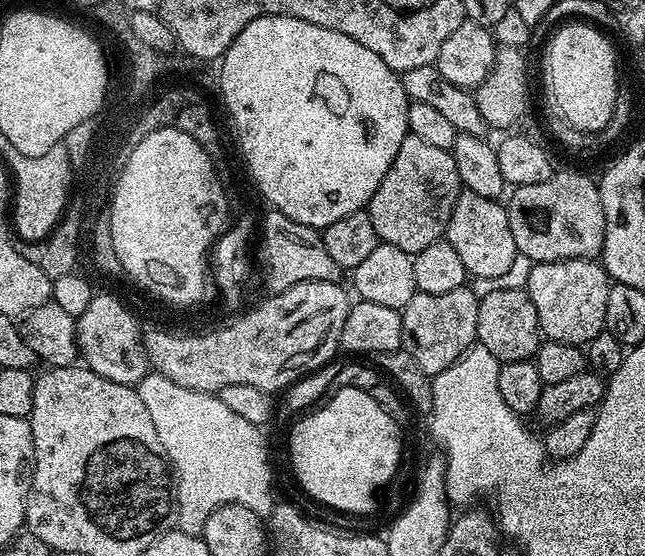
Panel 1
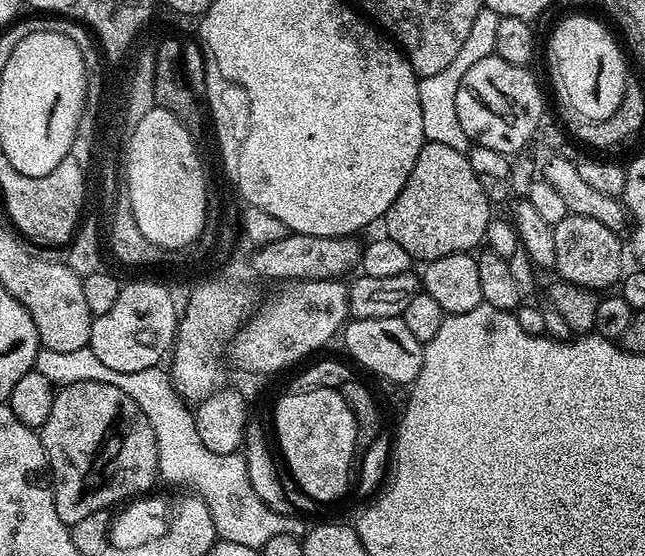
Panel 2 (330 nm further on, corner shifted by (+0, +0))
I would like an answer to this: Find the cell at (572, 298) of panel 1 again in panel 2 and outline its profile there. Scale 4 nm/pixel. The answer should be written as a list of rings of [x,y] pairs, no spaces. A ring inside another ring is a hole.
[[[569,214],[562,222],[554,225],[555,262],[553,264],[559,279],[571,284],[593,290],[606,290],[621,279],[622,244],[621,237],[610,226],[602,226],[602,222],[594,222],[594,218],[582,218]]]

